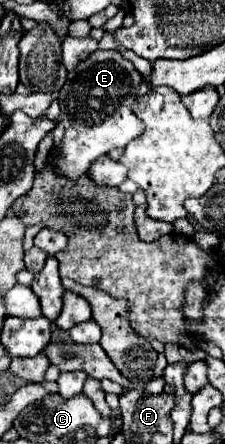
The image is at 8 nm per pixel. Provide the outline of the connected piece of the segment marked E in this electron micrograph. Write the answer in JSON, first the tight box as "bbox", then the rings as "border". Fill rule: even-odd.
{"bbox":[52,49,144,179],"border":[[[98,49],[98,51],[90,53],[84,61],[80,61],[76,65],[76,69],[72,69],[68,73],[66,83],[58,93],[58,101],[60,101],[60,109],[62,109],[62,113],[58,117],[60,119],[58,127],[62,127],[64,133],[60,135],[60,133],[52,131],[54,133],[54,145],[58,147],[58,149],[54,149],[52,159],[58,165],[60,175],[66,175],[70,179],[78,179],[80,175],[84,175],[88,171],[88,167],[94,163],[94,159],[108,155],[112,149],[122,149],[130,143],[130,139],[136,139],[138,135],[142,135],[144,123],[132,111],[138,87],[140,87],[140,73],[130,61],[126,61],[120,55],[120,51]]]}

